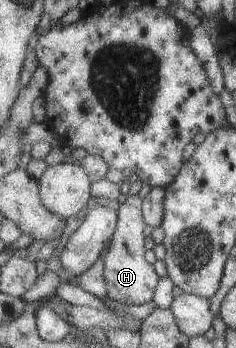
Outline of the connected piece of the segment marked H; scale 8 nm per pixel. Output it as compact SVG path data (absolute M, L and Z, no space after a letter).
M129 195L118 208L119 221L113 240L104 258L103 276L108 296L129 305L139 305L154 300L160 276L154 266L146 260L144 236L146 236L146 219L143 213L143 199L138 195Z

